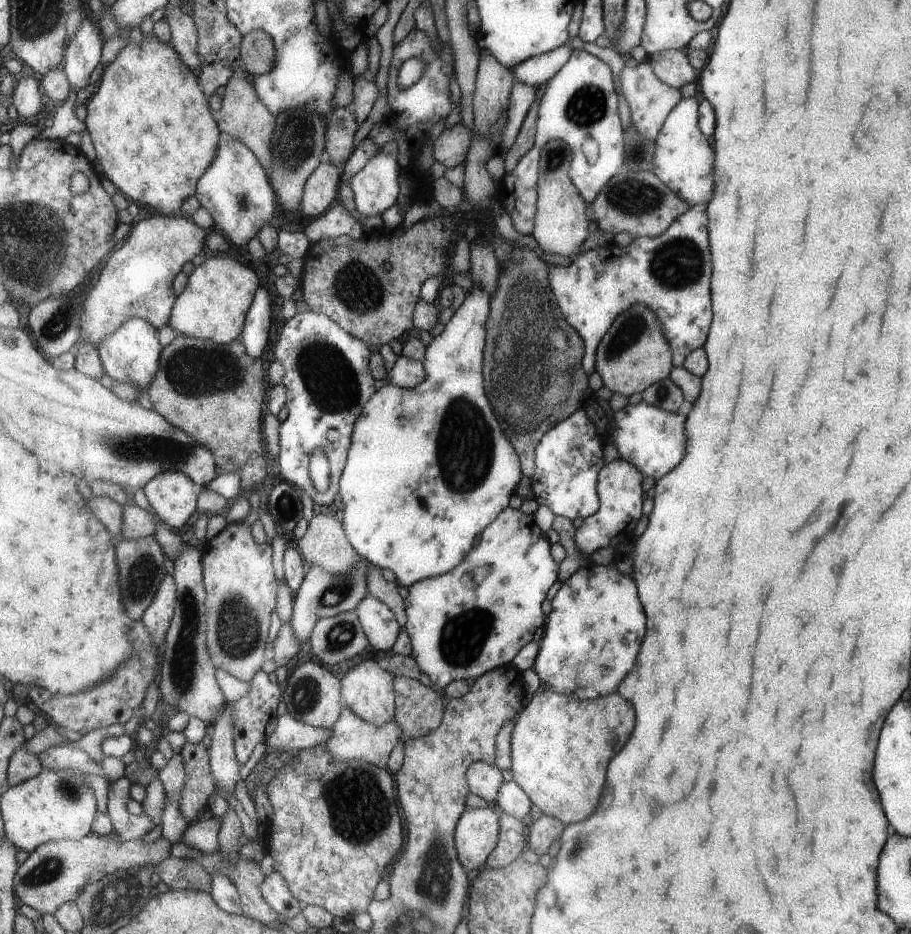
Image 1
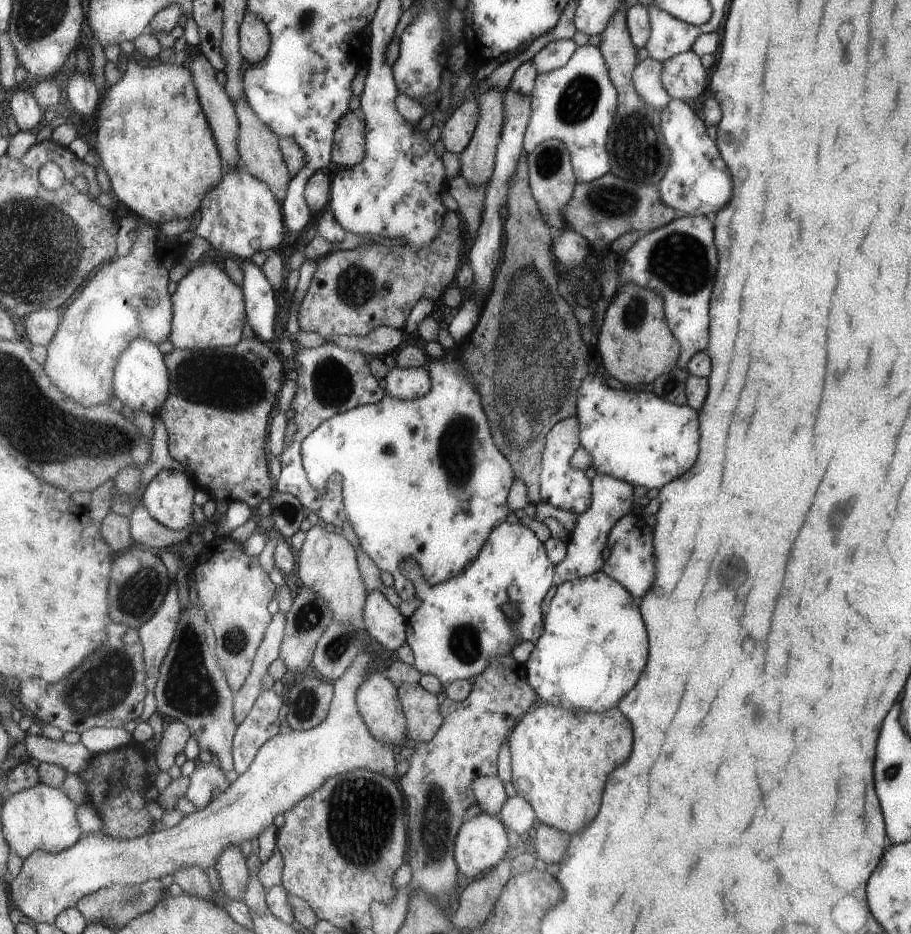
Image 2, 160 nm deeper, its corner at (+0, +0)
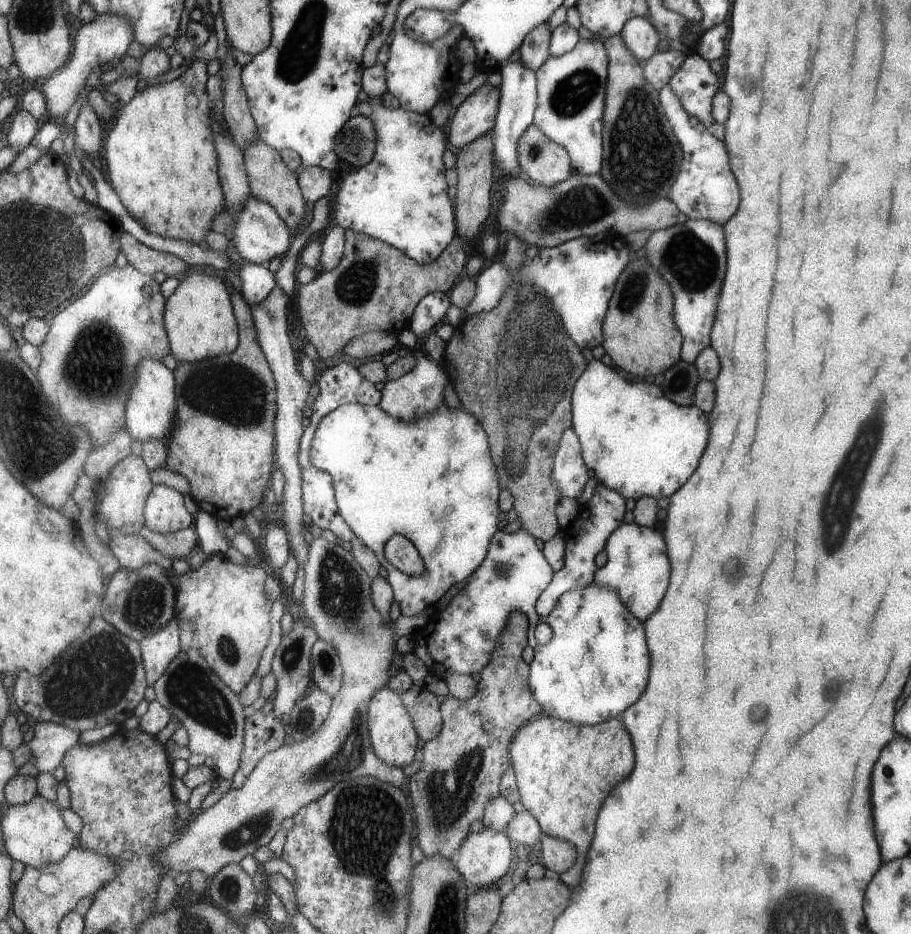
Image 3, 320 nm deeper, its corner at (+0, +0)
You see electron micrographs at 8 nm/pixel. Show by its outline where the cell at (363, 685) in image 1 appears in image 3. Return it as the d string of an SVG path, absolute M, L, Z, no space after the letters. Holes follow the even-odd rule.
M387 686L377 689L369 699L368 735L372 751L385 764L402 769L413 760L418 734L400 694L393 692Z

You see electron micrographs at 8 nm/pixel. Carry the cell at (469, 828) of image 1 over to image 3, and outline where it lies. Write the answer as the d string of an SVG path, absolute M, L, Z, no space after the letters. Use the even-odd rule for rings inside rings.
M483 827L481 832L469 833L464 838L453 865L465 877L465 882L487 886L507 874L509 860L509 840L496 830Z

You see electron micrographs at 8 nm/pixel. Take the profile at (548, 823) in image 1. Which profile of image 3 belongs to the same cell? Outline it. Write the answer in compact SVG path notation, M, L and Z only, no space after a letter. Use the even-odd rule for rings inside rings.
M542 835L540 838L541 856L538 859L547 869L561 874L571 868L575 862L575 847L570 842L560 838Z

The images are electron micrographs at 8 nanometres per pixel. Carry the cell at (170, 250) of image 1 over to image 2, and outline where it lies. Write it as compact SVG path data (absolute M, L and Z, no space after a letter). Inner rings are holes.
M143 219L139 220L137 235L130 252L102 268L66 308L58 330L47 346L49 354L44 367L49 376L68 397L85 406L111 402L115 395L114 370L127 345L139 337L161 344L169 340L172 333L174 306L169 290L169 270L180 262L186 244L168 237L158 226Z

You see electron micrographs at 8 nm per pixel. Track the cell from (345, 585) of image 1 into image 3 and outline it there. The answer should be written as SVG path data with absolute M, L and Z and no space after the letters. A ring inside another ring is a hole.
M294 610L295 620L291 630L286 632L280 638L279 645L275 649L271 661L271 674L275 677L276 687L272 696L273 714L280 720L284 714L289 714L295 707L297 700L301 700L307 684L309 684L309 674L312 674L312 664L309 664L309 650L312 650L311 644L319 638L317 636L315 625L307 618L300 618L301 610Z

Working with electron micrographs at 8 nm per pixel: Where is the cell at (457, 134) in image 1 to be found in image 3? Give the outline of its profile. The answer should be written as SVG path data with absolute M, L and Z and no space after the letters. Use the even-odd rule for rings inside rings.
M487 83L473 90L461 102L449 124L449 142L461 148L489 132L496 121L500 88Z

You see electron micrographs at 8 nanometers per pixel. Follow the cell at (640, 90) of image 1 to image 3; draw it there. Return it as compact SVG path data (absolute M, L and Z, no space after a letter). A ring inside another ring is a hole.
M655 51L646 61L642 62L644 79L657 91L668 84L669 79L677 72L686 56L677 51Z

